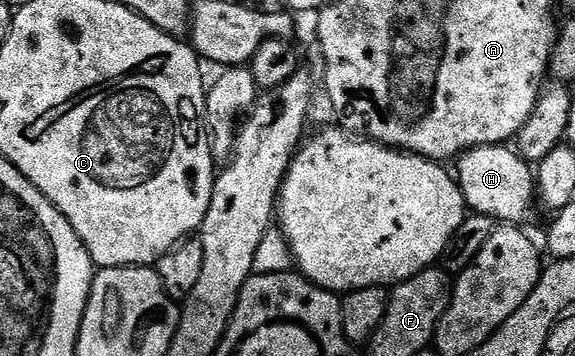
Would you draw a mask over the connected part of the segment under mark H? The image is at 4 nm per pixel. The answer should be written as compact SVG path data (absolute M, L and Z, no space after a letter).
M511 145L475 146L473 150L460 155L455 166L454 177L460 184L464 205L469 211L484 214L500 224L520 224L520 221L531 212L532 198L534 202L538 194L538 187L534 181L534 172L529 163L525 162Z

